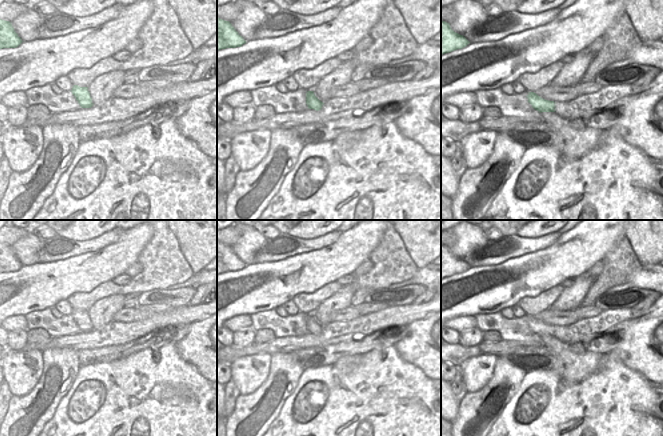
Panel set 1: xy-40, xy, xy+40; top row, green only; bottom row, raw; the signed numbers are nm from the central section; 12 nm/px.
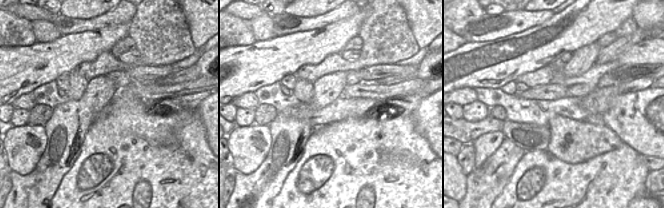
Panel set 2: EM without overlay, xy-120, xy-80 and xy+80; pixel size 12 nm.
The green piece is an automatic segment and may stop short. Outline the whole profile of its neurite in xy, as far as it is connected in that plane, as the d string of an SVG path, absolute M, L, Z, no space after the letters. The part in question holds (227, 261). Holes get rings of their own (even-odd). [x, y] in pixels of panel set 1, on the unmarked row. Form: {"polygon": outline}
{"polygon": "M217 241L217 275L226 272L241 271L246 265L229 245Z"}

